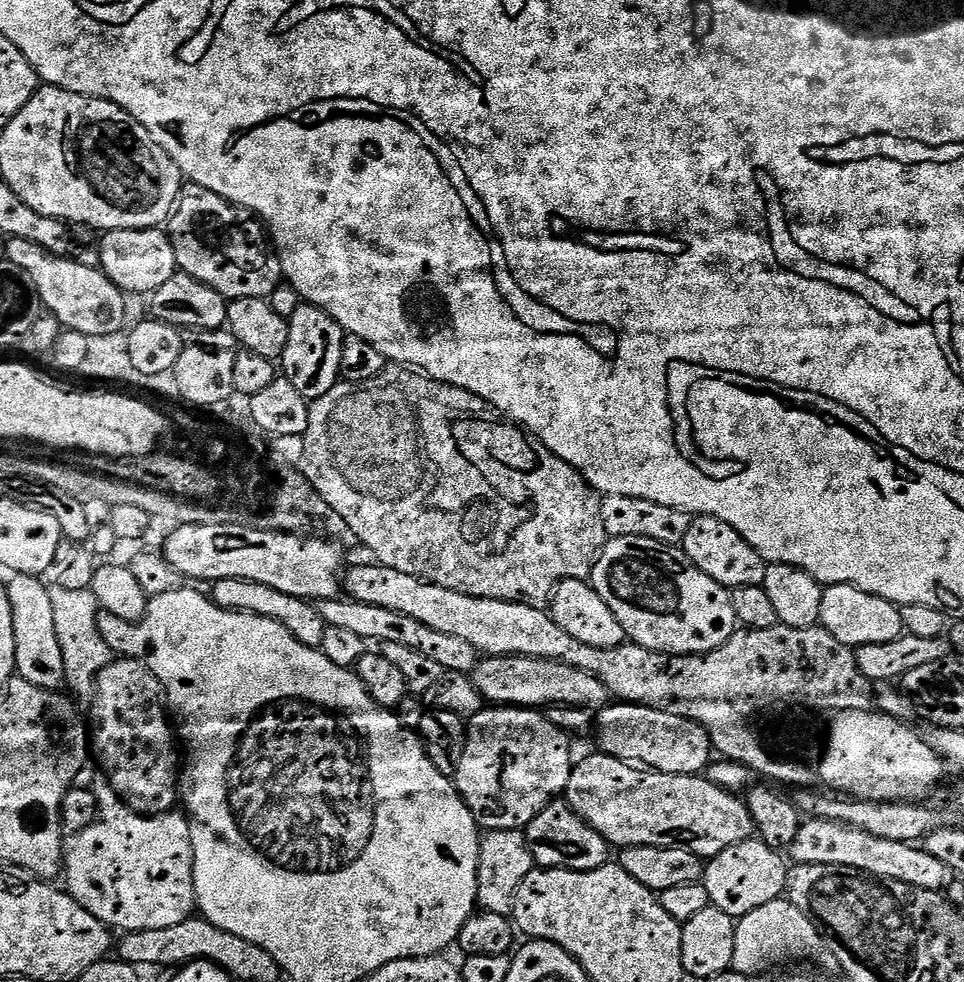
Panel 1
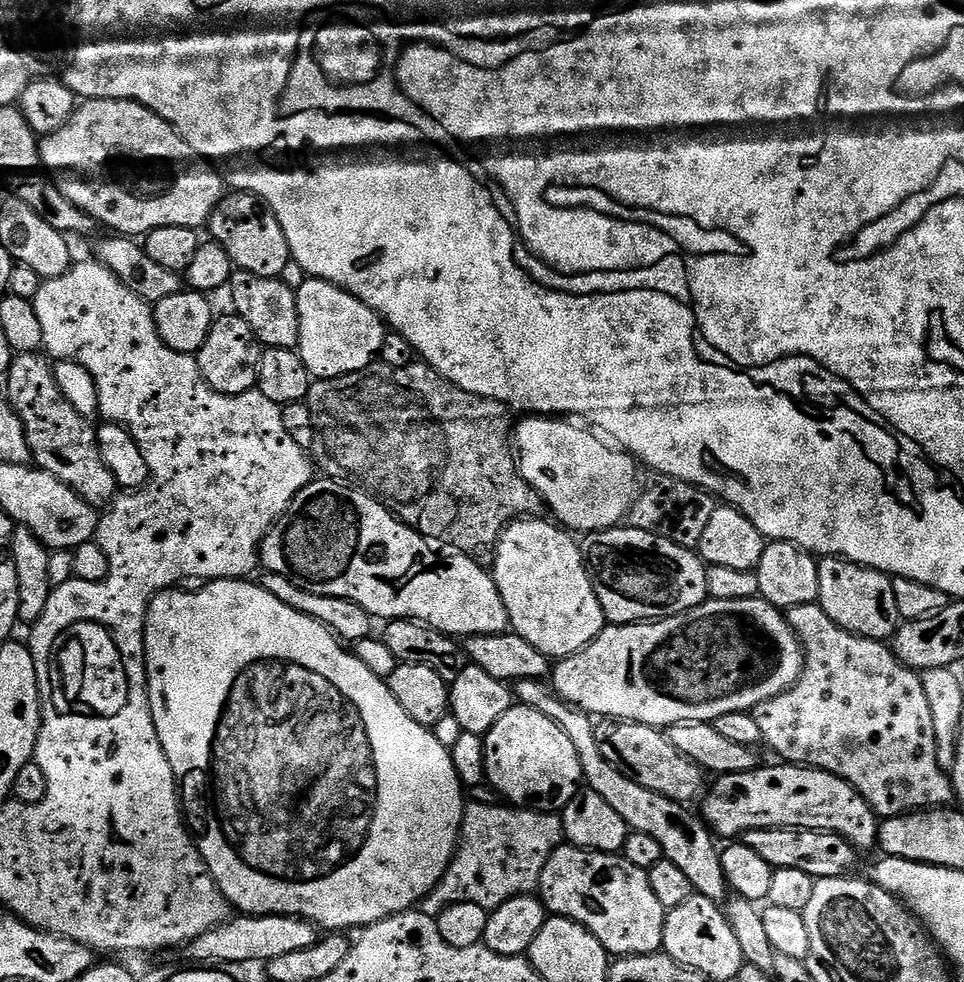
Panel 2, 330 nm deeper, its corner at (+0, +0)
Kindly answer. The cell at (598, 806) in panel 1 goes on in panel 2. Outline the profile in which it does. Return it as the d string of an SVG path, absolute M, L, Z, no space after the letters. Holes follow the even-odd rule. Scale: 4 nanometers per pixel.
M776 762L773 768L757 766L750 772L729 772L717 780L720 781L712 789L707 789L708 797L707 792L703 797L704 812L702 811L704 823L717 837L740 838L746 832L763 828L799 828L809 832L834 832L857 850L877 847L880 824L875 810L845 780L824 772L821 768Z

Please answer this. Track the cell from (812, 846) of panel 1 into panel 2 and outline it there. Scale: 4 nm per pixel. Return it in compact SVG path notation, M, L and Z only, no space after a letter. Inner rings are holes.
M763 828L744 833L742 843L750 846L754 854L766 858L766 862L773 870L777 868L802 870L816 880L855 873L852 871L856 868L857 849L834 832L809 832L799 828Z

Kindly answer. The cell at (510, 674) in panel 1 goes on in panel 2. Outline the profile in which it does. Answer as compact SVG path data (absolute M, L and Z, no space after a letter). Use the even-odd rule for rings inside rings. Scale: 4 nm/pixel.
M751 596L745 600L714 600L707 599L703 604L692 608L689 612L683 612L681 616L671 616L665 620L645 622L643 624L614 624L606 626L591 640L581 652L575 652L572 656L566 656L555 661L550 672L550 687L560 699L565 700L572 707L588 713L593 718L615 718L617 720L629 720L645 724L651 728L667 730L675 724L706 724L721 718L722 715L735 712L751 713L753 708L762 702L790 690L800 677L804 668L804 649L800 647L800 639L789 626L785 613L776 608L769 600Z

